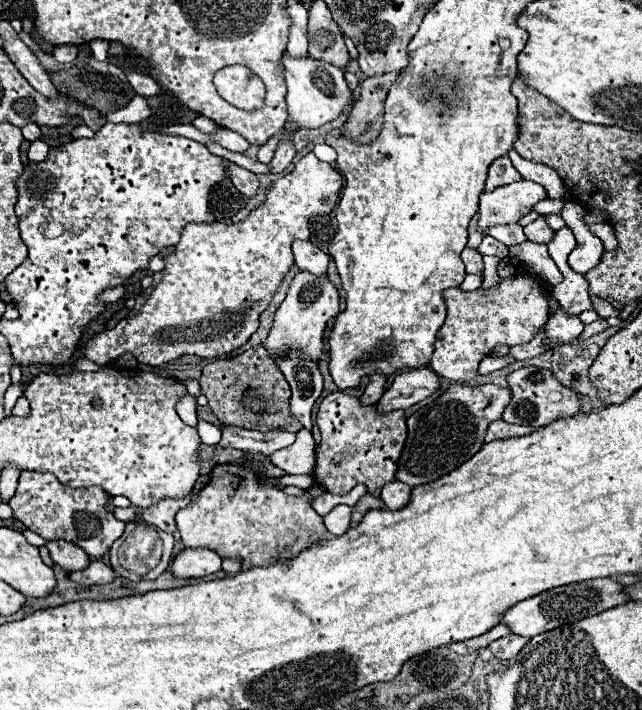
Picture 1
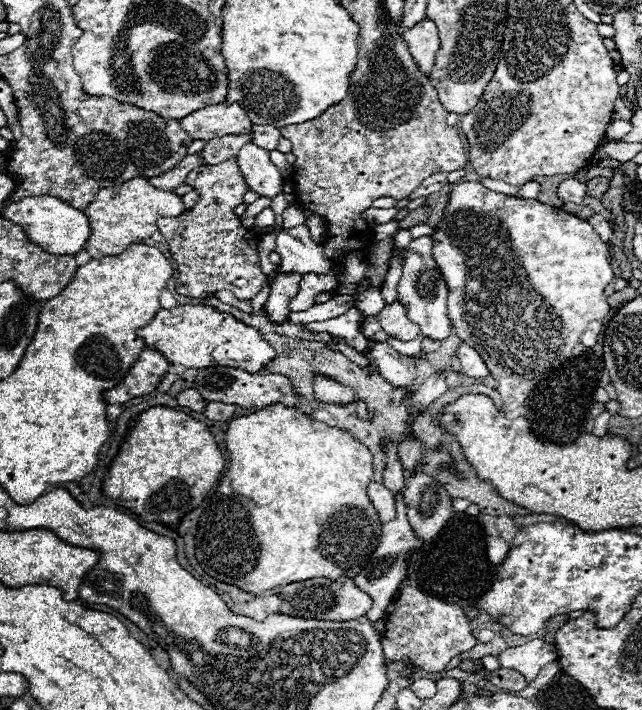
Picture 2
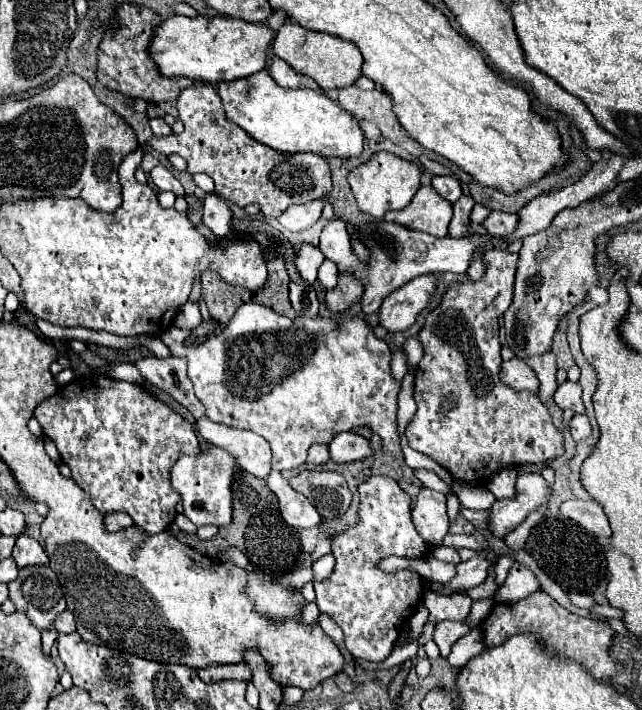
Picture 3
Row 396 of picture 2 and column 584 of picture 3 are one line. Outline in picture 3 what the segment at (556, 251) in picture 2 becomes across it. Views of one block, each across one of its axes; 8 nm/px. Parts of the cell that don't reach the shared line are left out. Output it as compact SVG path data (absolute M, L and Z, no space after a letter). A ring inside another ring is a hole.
M572 498L572 500L566 500L560 504L560 512L562 512L562 516L578 522L582 528L590 530L598 538L610 538L610 524L598 502L594 502L594 500L584 502L584 500Z

